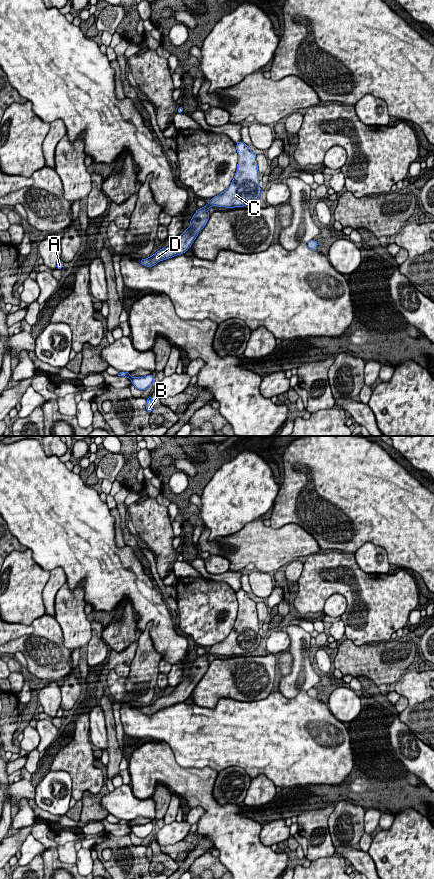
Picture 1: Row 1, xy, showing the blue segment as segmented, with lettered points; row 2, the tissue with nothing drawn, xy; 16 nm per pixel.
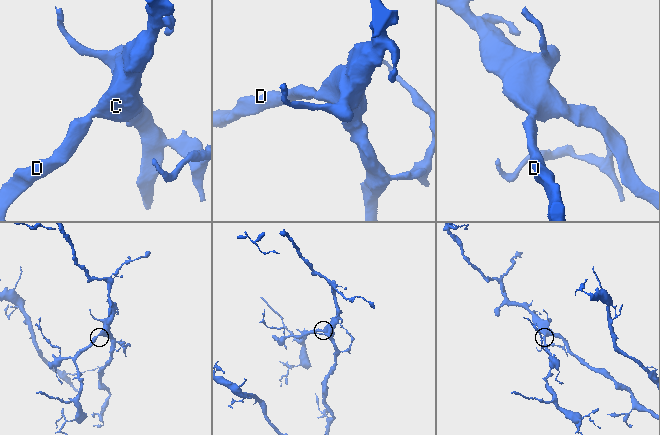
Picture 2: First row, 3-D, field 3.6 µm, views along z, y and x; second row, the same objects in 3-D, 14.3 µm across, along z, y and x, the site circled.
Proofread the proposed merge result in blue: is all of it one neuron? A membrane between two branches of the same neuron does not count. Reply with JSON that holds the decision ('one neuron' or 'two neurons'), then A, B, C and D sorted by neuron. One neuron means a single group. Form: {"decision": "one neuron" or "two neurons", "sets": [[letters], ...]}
{"decision": "one neuron", "sets": [["A", "B", "C", "D"]]}

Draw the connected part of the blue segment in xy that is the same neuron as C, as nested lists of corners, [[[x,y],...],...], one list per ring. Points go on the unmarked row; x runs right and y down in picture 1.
[[[240,589],[236,592],[236,598],[238,601],[237,618],[230,634],[224,640],[220,641],[214,646],[211,646],[210,650],[206,652],[205,655],[199,656],[196,659],[196,661],[192,663],[193,666],[190,668],[190,674],[187,677],[185,677],[185,679],[180,684],[178,684],[175,688],[173,688],[173,691],[170,695],[160,697],[155,702],[146,707],[140,707],[140,711],[142,713],[150,716],[160,709],[172,706],[177,703],[184,702],[191,695],[193,689],[196,687],[198,682],[201,680],[201,678],[208,670],[208,667],[210,665],[208,657],[211,654],[214,655],[218,654],[225,656],[234,656],[234,655],[241,656],[248,652],[251,653],[259,647],[262,641],[262,637],[258,633],[259,619],[256,607],[257,603],[251,598],[249,598],[247,592],[244,591],[243,589]]]

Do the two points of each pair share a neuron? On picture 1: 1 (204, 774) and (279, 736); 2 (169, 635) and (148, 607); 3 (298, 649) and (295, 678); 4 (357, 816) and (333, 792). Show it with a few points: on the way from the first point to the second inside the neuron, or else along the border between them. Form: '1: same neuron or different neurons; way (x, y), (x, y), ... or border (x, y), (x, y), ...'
1: different neurons; border (190, 767), (209, 766), (218, 771)
2: same neuron; way (162, 628), (162, 621), (155, 614)
3: same neuron; way (298, 656), (295, 671)
4: different neurons; border (344, 799), (334, 805)

